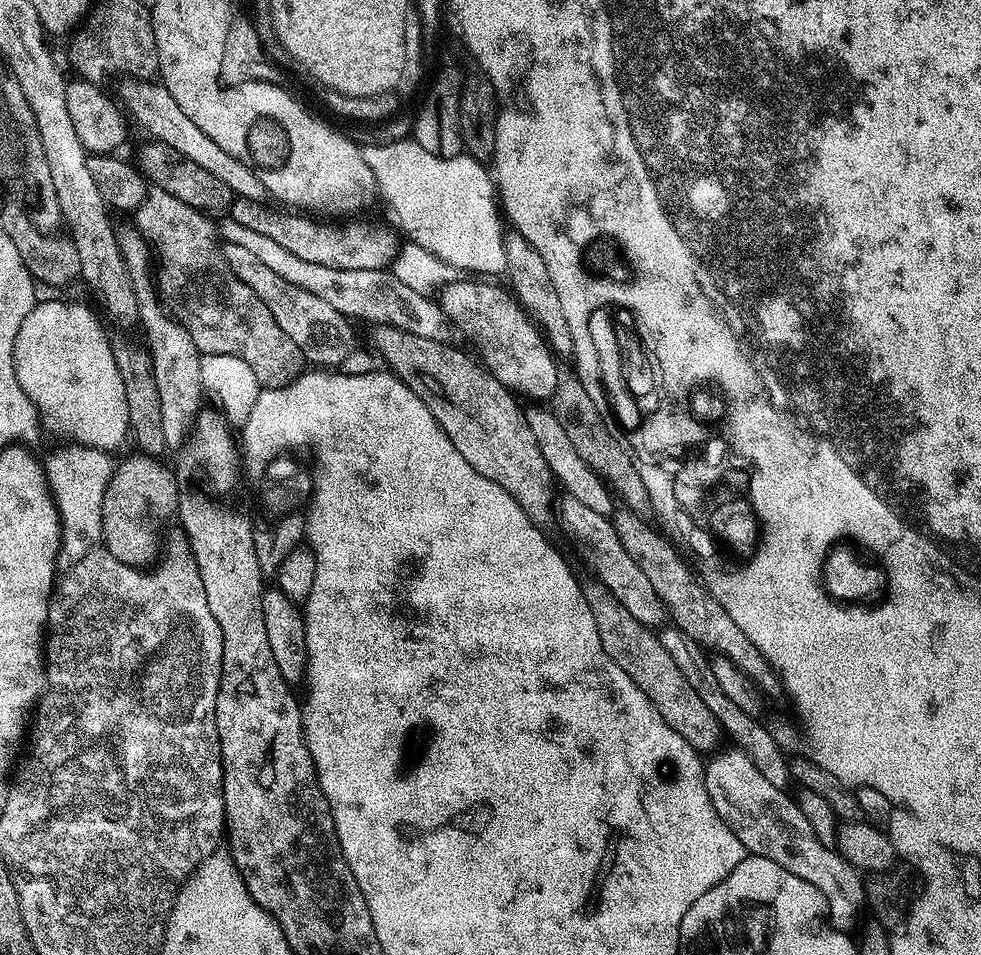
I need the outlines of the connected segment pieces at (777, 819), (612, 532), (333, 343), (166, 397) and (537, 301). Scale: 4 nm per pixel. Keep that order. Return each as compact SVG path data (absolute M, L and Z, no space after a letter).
M728 746L725 752L714 755L709 755L704 765L706 794L710 794L710 802L722 822L738 834L741 849L754 856L770 858L790 870L790 874L798 874L798 878L810 882L810 886L826 898L828 923L840 932L851 933L861 919L860 907L863 909L866 904L865 877L836 848L827 848L818 842L799 803L793 797L791 800L785 789L770 783L744 752Z
M567 494L561 495L560 509L557 510L556 516L560 519L560 528L564 531L566 539L572 543L574 551L580 555L580 560L593 572L595 583L601 584L610 592L638 620L650 629L655 629L656 624L666 620L666 609L663 602L654 592L654 586L650 586L646 574L630 558L626 552L626 546L616 533L616 525L611 519L602 514L594 514L594 510L589 510L578 498Z
M228 244L228 265L270 306L270 314L274 314L274 322L286 330L286 334L298 346L301 357L308 360L312 366L340 366L344 359L352 352L352 347L356 344L356 336L352 333L353 321L344 316L334 306L322 302L315 294L310 294L310 290L302 290L302 286L294 286L294 282L288 282L286 278L280 278L270 266L266 266L257 256L250 254L246 246L234 246Z
M129 226L122 232L120 253L126 262L126 270L130 270L130 278L134 282L134 294L140 306L139 325L148 335L146 350L152 361L154 382L158 382L158 402L162 402L162 431L166 437L166 449L183 449L189 443L198 423L200 399L206 396L202 384L199 366L201 353L194 346L194 338L186 334L184 327L168 315L156 295L154 276L150 271L150 249L148 241L140 235L135 227Z
M512 230L504 237L506 250L505 273L507 287L510 289L524 313L540 330L541 336L548 342L549 348L557 357L571 357L574 350L574 338L570 334L570 325L566 322L566 313L562 311L562 301L554 290L554 282L550 282L550 270L546 270L546 262L534 246L530 246L520 232Z

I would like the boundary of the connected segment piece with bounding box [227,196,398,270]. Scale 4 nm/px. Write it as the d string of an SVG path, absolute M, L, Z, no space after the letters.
M237 196L228 207L227 215L238 222L238 226L246 226L246 230L254 230L278 242L278 246L290 250L290 254L302 258L302 262L314 262L338 270L378 270L387 269L397 254L398 241L388 228L379 228L376 224L352 224L356 222L341 223L344 225L339 228L336 222L321 222L304 214L278 212L268 206L259 200Z

